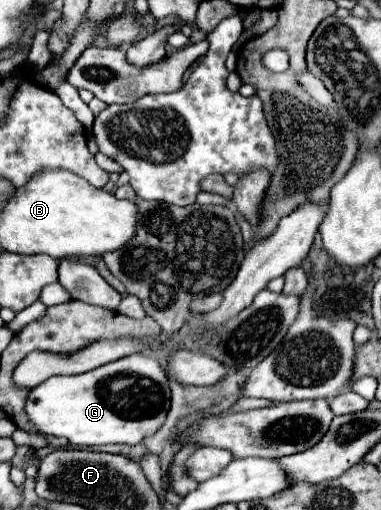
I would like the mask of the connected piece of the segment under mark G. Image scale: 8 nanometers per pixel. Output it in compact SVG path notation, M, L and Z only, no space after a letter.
M134 353L118 361L96 367L80 375L54 375L42 381L30 391L26 411L34 427L44 435L56 435L68 439L76 447L108 445L108 443L128 443L136 445L144 437L154 435L166 421L170 411L170 387L168 377L160 363L144 353Z

